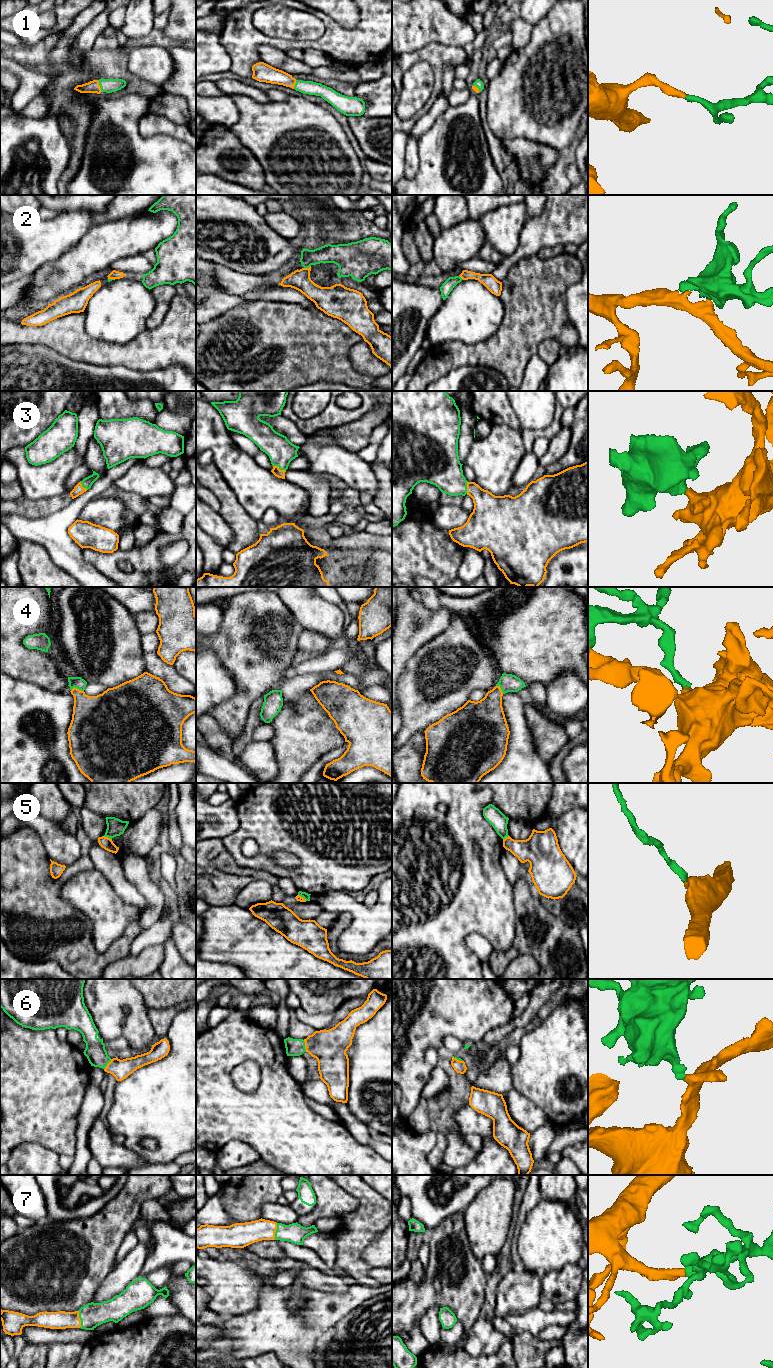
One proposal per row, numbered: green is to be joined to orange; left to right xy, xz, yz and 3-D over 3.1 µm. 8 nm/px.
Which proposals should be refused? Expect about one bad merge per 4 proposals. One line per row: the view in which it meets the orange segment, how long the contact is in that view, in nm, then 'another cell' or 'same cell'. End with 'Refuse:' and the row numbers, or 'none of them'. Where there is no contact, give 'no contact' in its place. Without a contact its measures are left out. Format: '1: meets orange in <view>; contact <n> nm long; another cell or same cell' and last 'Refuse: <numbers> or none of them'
1: meets orange in xy; contact 100 nm long; same cell
2: meets orange in xz; contact 60 nm long; same cell
3: meets orange in xz; contact 110 nm long; same cell
4: meets orange in xy; contact 110 nm long; same cell
5: meets orange in xy; contact 70 nm long; another cell
6: meets orange in xz; contact 100 nm long; same cell
7: meets orange in xy; contact 140 nm long; same cell
Refuse: 5

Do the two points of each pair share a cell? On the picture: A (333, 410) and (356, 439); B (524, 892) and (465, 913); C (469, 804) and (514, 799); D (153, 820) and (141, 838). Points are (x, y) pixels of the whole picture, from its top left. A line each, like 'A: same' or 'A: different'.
A: different
B: different
C: different
D: same

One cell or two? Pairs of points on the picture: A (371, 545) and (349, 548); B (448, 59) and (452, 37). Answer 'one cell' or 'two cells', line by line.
A: one cell
B: two cells

